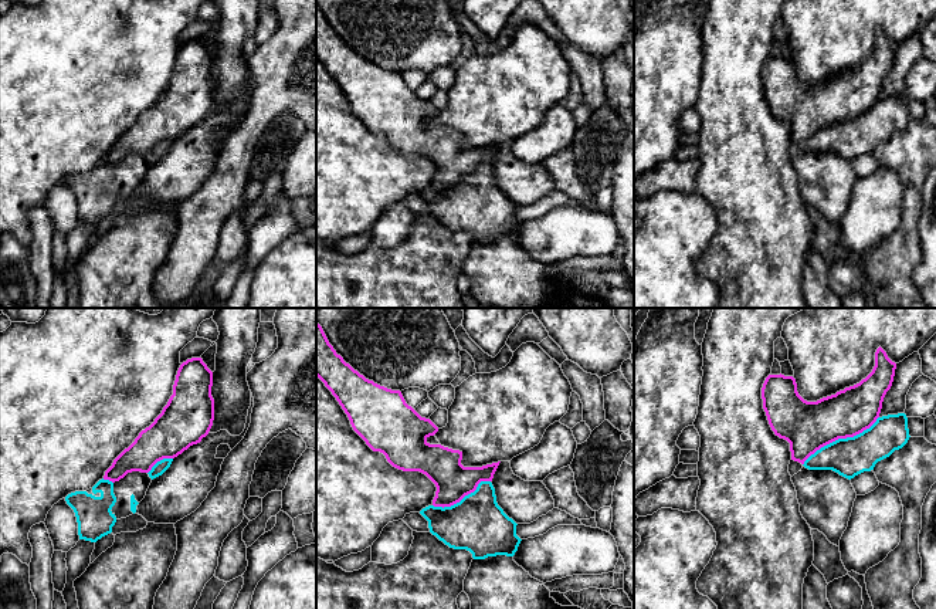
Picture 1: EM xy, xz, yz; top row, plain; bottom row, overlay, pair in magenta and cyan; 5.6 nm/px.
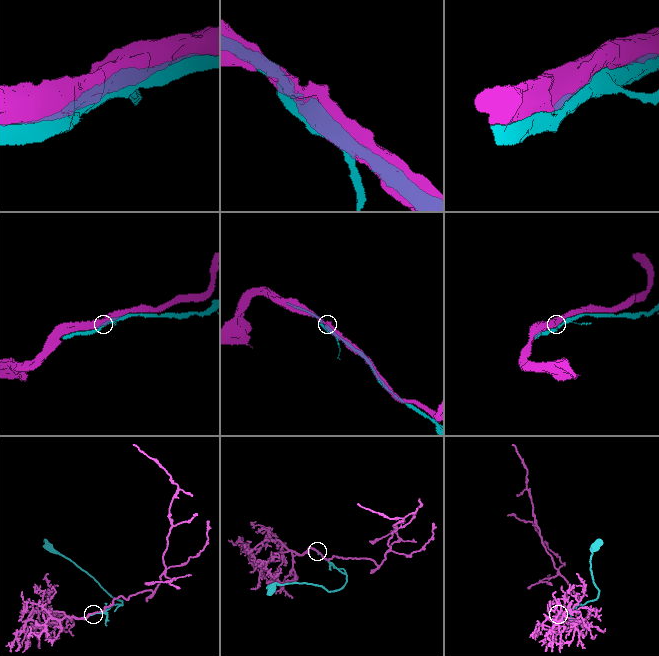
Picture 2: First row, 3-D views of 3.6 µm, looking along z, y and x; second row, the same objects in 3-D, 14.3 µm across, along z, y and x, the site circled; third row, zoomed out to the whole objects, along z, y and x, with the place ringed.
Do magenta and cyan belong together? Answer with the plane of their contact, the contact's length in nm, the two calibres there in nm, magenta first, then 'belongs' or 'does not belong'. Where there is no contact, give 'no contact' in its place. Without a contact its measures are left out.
meets magenta in yz; contact 500 nm long; 280 nm thick on the magenta side, 220 nm on the other; belongs

